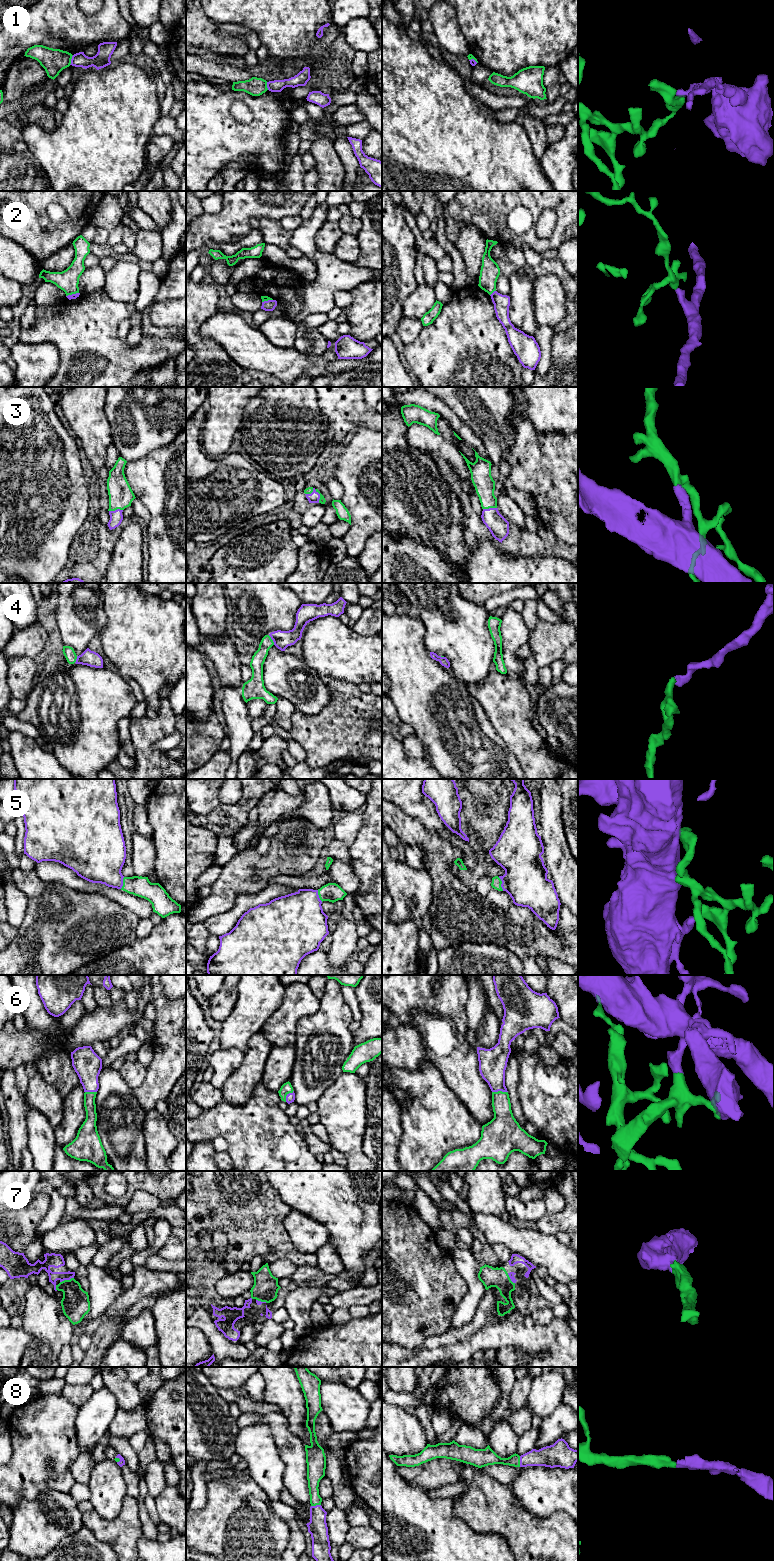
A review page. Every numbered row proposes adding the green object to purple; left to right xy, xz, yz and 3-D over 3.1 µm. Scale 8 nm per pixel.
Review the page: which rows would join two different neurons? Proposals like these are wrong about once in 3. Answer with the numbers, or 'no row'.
1, 2

